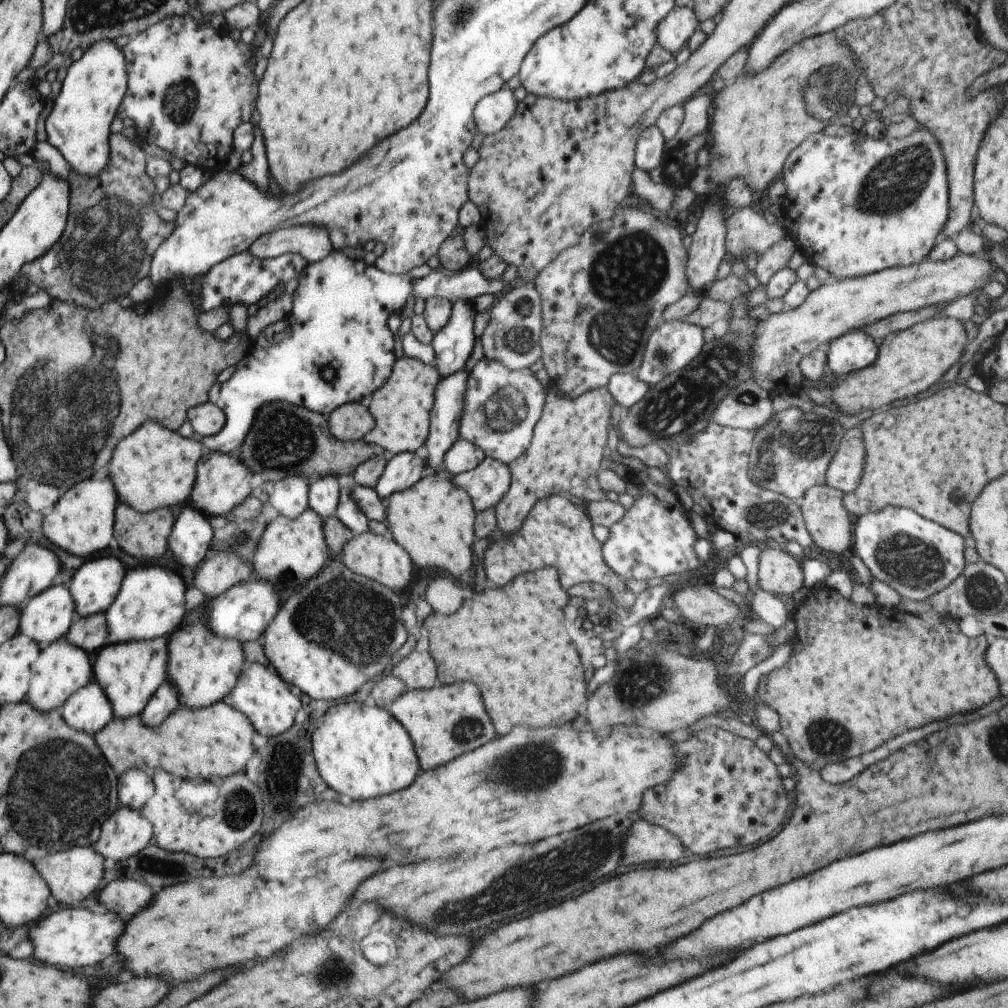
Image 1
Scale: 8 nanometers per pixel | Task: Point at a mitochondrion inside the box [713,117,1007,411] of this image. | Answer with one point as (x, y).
(894, 183)

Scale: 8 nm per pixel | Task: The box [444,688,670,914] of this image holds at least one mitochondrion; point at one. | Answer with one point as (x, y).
(513, 773)

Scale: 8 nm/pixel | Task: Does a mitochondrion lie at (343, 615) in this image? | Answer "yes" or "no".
yes

